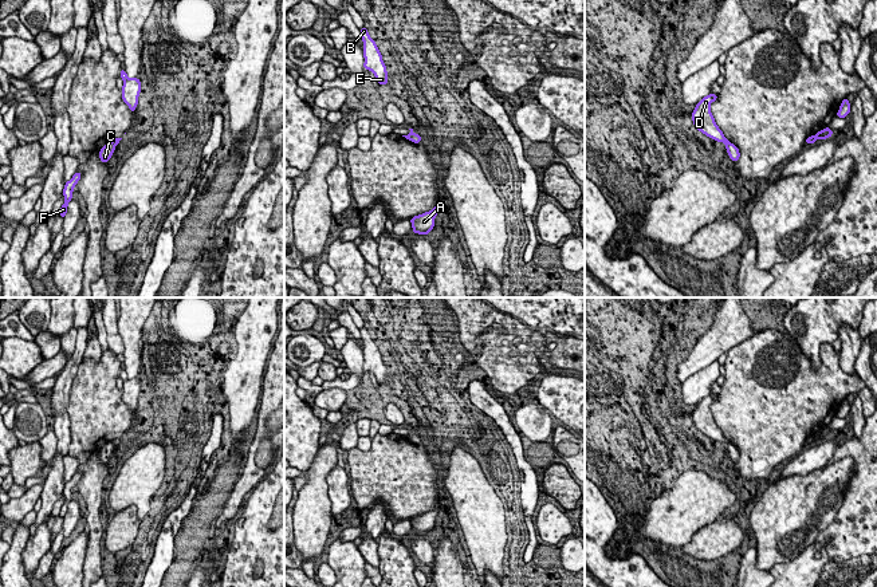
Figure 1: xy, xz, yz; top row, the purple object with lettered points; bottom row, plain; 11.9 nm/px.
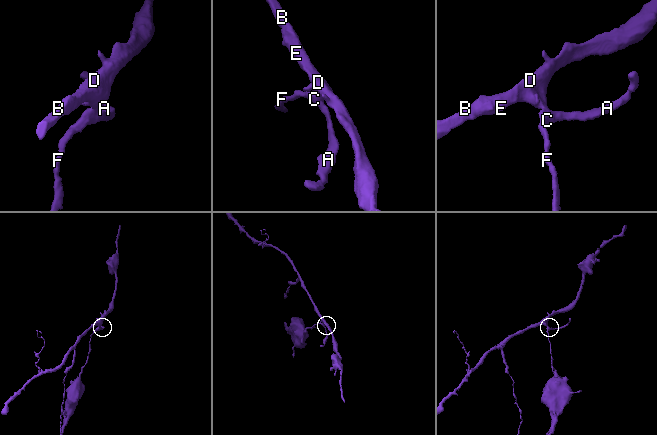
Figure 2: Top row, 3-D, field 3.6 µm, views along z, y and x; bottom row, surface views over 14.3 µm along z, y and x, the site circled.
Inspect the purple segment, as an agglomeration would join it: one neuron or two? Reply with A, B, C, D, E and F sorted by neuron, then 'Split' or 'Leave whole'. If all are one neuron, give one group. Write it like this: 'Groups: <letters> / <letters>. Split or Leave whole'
Groups: A C F / B D E. Split

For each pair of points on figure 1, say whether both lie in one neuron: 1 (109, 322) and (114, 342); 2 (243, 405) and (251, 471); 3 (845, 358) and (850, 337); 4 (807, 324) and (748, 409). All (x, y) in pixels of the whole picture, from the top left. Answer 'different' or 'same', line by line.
1: same
2: different
3: same
4: different

